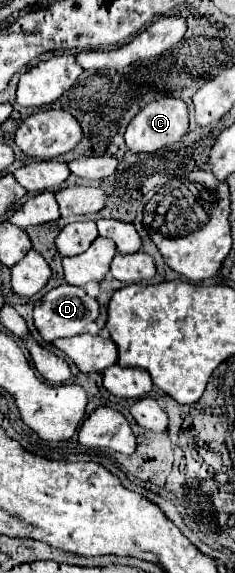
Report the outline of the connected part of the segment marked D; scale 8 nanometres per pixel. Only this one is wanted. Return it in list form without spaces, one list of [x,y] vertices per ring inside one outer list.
[[[63,283],[55,289],[51,289],[37,305],[35,305],[35,313],[33,313],[33,319],[35,319],[35,327],[37,331],[41,333],[41,337],[51,343],[53,339],[59,339],[59,337],[73,337],[73,335],[79,335],[85,331],[85,327],[89,323],[93,323],[95,319],[99,317],[99,303],[95,299],[91,299],[85,289],[79,289],[75,285],[69,285],[69,283]]]

